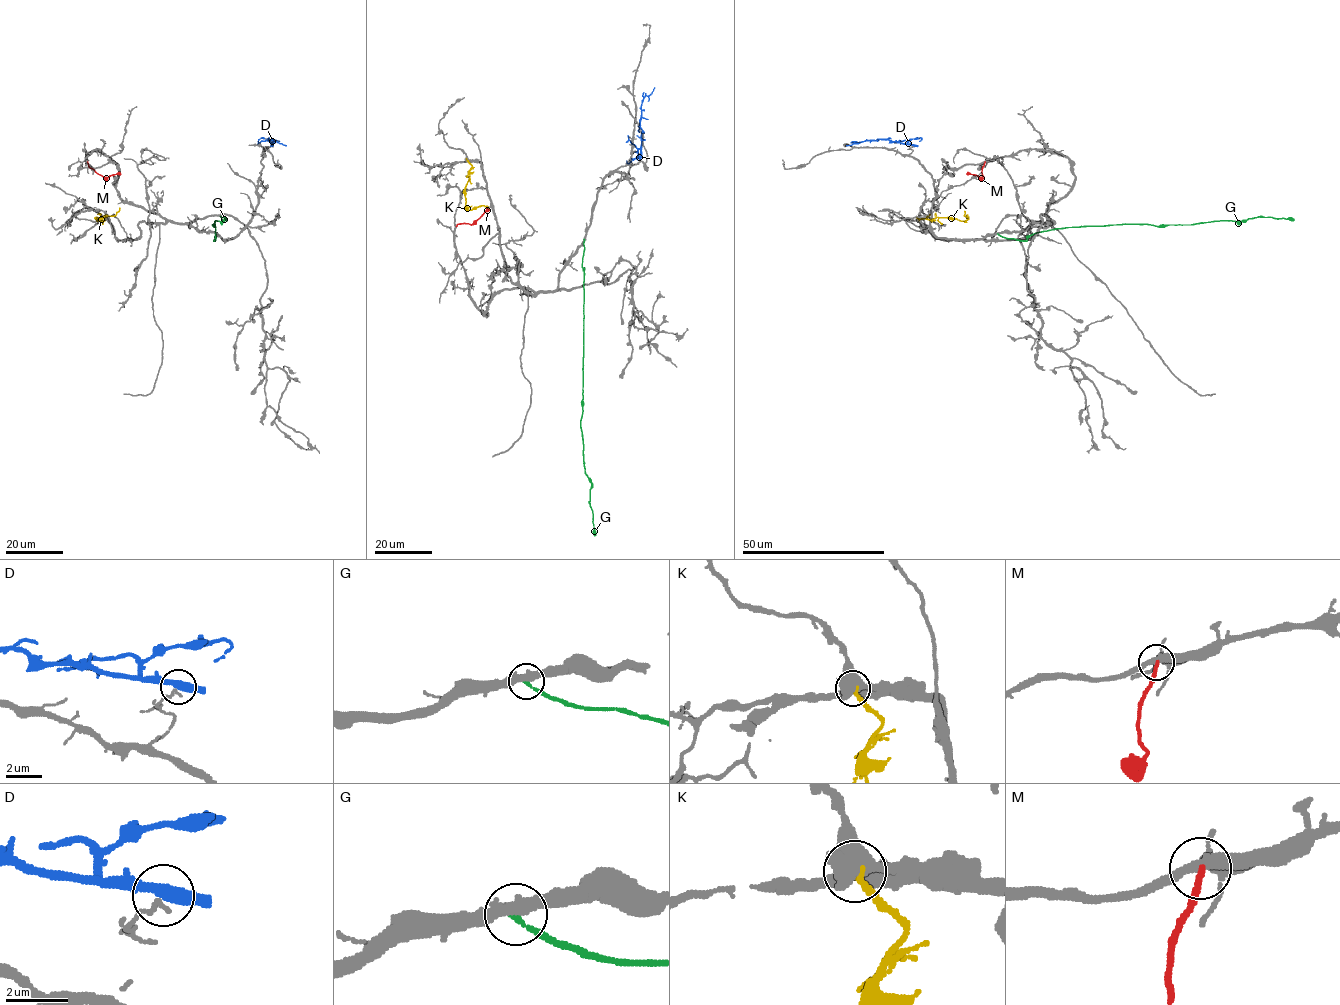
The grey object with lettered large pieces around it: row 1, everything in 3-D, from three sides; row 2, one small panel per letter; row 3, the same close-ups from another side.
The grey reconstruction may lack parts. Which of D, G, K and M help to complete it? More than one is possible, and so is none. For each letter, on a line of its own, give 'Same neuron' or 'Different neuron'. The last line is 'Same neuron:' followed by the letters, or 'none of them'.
D: Different neuron
G: Different neuron
K: Different neuron
M: Different neuron
Same neuron: none of them

